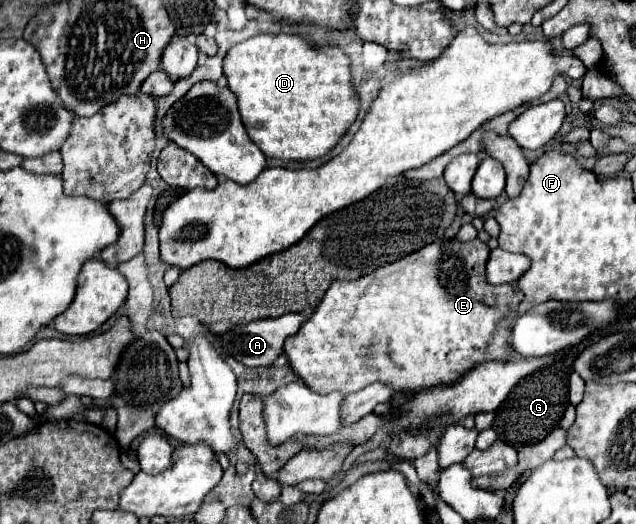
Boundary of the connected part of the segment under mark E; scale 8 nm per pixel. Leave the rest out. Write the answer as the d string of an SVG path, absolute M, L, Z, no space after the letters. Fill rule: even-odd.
M473 239L469 243L461 243L461 241L447 241L447 243L431 243L427 247L423 247L421 251L415 251L387 267L379 267L375 269L371 275L365 275L363 279L357 281L337 281L331 283L331 287L327 289L325 297L321 299L321 303L317 305L315 313L311 313L311 317L301 325L301 329L289 337L285 341L285 355L289 359L291 369L299 375L299 379L303 383L307 383L307 387L311 387L311 391L315 393L331 393L331 391L341 391L341 393L357 393L361 389L365 389L371 383L385 383L395 391L421 391L421 389L429 389L435 385L453 385L457 383L465 373L469 373L471 369L475 369L481 363L487 361L509 361L515 357L513 347L509 345L509 337L507 335L495 335L497 329L511 329L517 321L517 307L523 301L523 293L515 291L513 287L505 287L505 285L489 285L485 281L485 263L489 257L489 247L479 241Z

